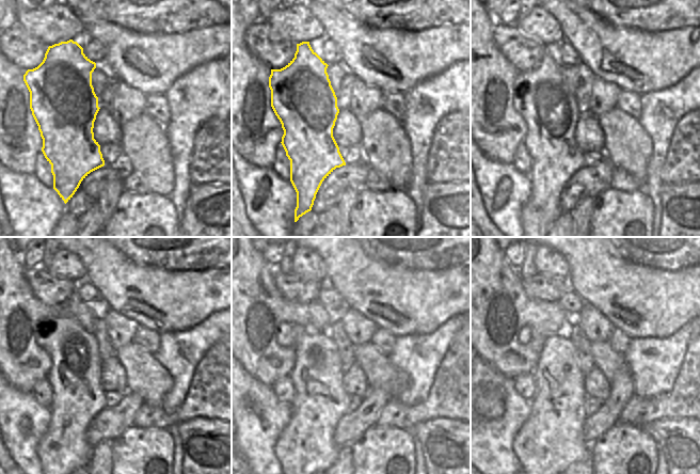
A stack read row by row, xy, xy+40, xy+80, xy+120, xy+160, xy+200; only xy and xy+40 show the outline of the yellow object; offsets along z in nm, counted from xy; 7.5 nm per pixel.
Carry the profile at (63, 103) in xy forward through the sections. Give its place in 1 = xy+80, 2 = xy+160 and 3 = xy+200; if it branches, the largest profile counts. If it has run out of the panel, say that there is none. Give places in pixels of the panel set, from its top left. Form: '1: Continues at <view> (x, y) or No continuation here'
1: Continues at xy+80 (539, 94)
2: Continues at xy+160 (305, 446)
3: Continues at xy+200 (551, 440)

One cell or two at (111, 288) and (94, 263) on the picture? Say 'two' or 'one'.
one

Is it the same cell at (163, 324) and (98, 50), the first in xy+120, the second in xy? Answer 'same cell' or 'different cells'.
different cells

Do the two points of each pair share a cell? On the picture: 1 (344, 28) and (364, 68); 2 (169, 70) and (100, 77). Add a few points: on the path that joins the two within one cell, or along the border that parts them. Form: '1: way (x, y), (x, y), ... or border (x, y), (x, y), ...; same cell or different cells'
1: way (352, 37), (360, 45), (360, 59); same cell
2: border (109, 69), (110, 72); different cells

